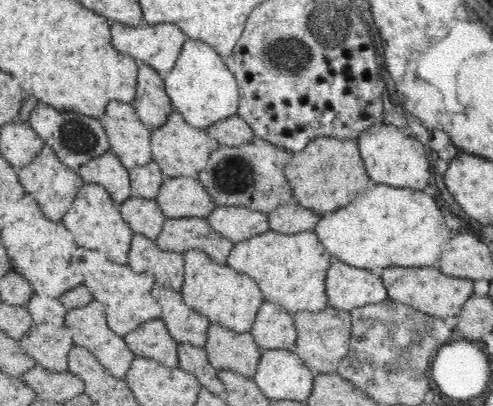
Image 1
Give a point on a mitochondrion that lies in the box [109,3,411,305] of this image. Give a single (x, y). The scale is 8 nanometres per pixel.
(288, 52)

